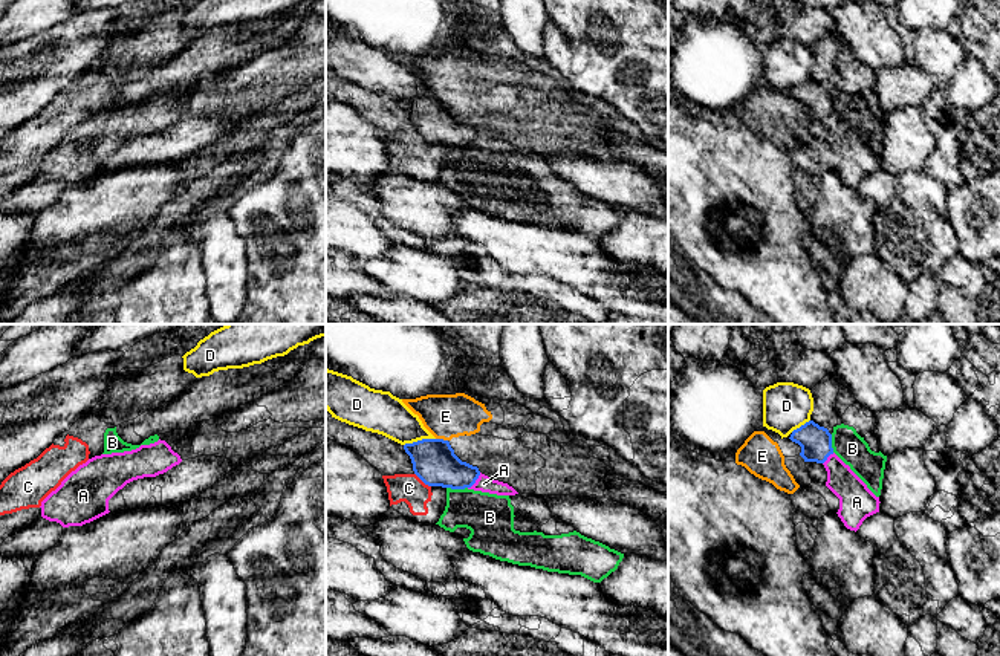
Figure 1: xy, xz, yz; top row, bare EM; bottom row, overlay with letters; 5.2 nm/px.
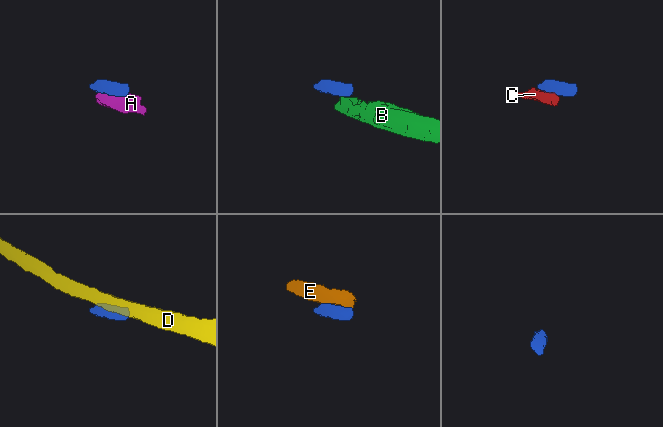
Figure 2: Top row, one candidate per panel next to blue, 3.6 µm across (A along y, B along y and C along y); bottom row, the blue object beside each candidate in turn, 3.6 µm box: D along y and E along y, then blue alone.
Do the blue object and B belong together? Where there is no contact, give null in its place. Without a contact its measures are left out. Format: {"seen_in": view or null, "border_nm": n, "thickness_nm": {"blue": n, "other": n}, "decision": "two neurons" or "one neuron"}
{"seen_in": "xz", "border_nm": 110, "thickness_nm": {"blue": 220, "other": 260}, "decision": "two neurons"}

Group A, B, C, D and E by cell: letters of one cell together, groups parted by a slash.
A B / C / D / E

